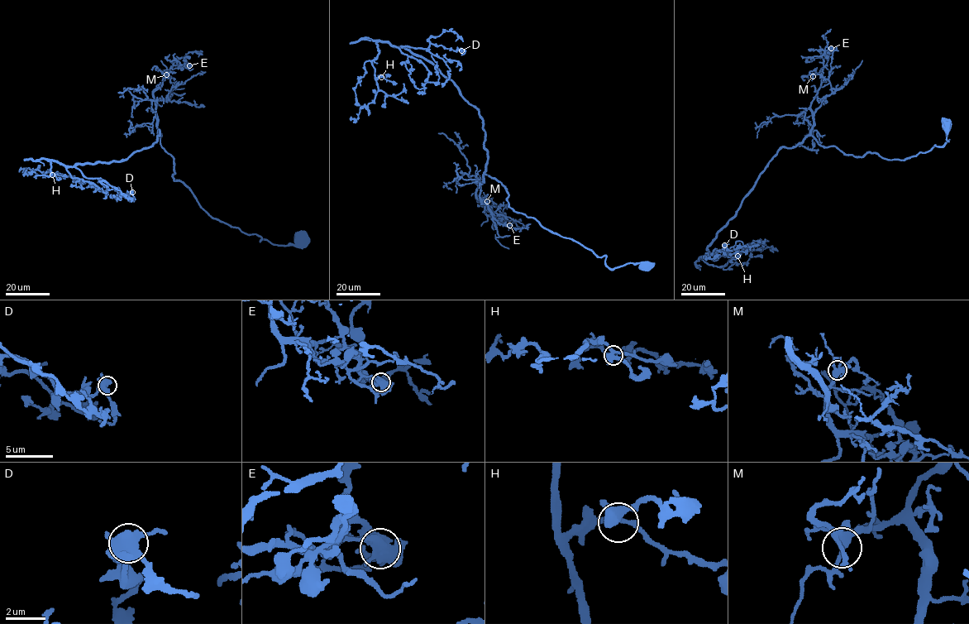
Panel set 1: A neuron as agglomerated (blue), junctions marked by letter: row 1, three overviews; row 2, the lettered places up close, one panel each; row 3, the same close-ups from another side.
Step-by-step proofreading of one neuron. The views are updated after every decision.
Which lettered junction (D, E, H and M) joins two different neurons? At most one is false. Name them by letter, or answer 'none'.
E

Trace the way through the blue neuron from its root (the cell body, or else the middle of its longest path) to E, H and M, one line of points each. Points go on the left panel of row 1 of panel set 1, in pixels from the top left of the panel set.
E: (301, 237), (291, 245), (260, 241), (212, 218), (174, 180), (153, 91), (164, 71), (188, 64)
H: (301, 237), (260, 241), (212, 218), (174, 180), (158, 129), (125, 159), (53, 160), (52, 175)
M: (301, 237), (291, 245), (260, 241), (212, 218), (174, 180), (153, 92), (166, 74)

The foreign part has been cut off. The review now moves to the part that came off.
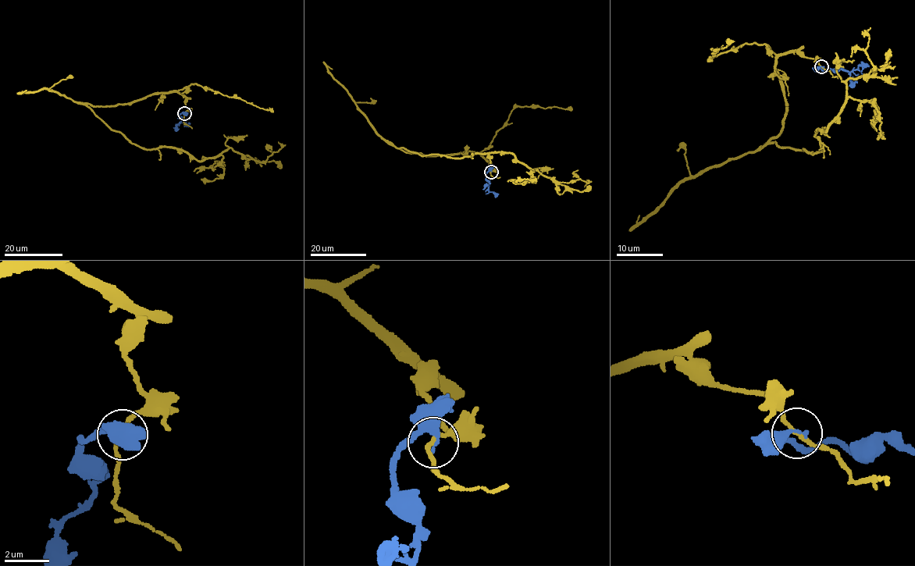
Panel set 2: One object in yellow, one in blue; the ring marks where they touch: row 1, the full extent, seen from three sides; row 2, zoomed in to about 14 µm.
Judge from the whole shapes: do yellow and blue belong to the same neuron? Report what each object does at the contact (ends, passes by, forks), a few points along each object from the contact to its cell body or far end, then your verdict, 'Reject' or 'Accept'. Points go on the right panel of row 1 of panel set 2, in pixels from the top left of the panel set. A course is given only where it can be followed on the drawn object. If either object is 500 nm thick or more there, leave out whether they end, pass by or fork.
At the ring yellow passes by. At the ring blue passes by. Course of yellow: (822, 66), (777, 59), (775, 144), (820, 151), (848, 80), (876, 69), (870, 28). Course of blue: (822, 66), (819, 67), (824, 69), (855, 71), (859, 65), (869, 65). Reject

